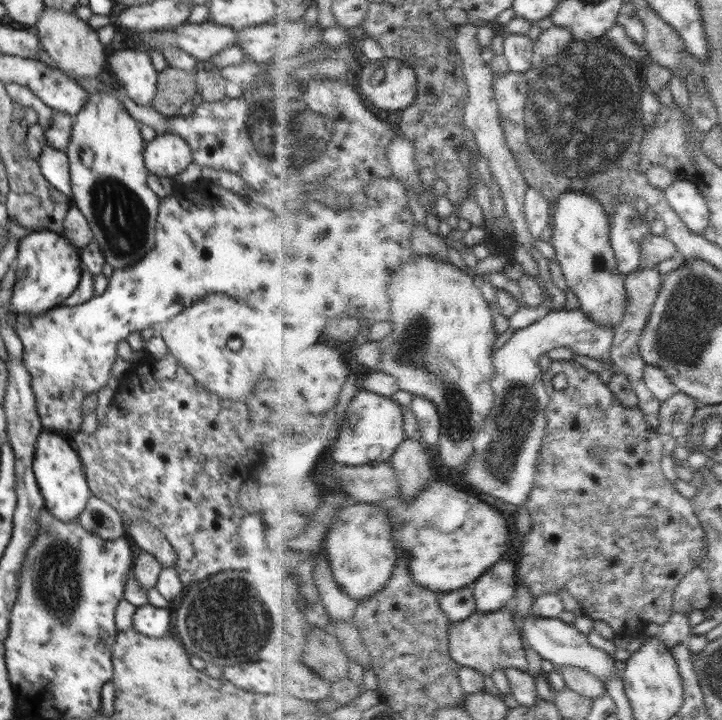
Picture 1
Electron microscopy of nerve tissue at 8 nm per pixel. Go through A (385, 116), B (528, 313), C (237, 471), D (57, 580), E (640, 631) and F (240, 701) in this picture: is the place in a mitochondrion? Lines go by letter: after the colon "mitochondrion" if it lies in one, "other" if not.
A: other
B: other
C: other
D: mitochondrion
E: other
F: other

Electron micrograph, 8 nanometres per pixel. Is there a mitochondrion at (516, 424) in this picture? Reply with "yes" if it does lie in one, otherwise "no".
yes

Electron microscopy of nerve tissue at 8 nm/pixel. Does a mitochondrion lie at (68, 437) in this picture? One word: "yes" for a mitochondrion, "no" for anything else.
no

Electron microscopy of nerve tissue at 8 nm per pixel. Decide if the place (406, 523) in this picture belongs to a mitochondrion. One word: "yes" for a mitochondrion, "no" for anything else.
yes

